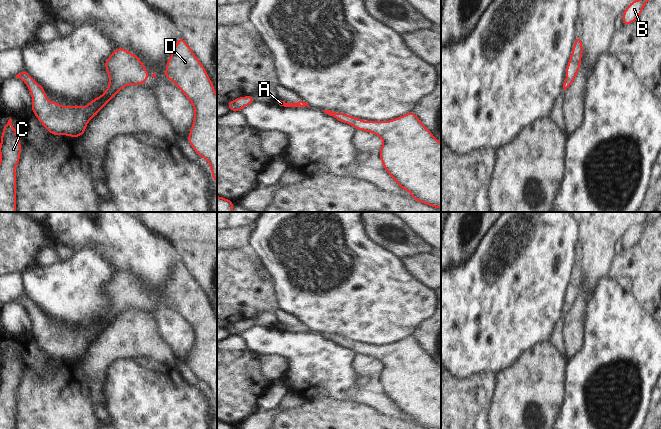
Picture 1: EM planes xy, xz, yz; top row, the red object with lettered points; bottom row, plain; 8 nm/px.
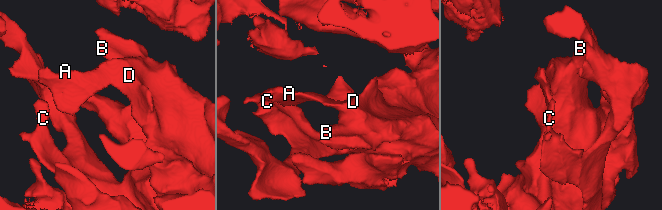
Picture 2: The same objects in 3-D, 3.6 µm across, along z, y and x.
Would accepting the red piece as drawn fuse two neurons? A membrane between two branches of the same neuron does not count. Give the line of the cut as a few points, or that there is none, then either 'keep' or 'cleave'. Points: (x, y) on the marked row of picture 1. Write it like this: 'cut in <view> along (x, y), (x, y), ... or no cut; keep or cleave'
no cut; keep

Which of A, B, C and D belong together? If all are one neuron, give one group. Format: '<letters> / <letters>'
A B C D

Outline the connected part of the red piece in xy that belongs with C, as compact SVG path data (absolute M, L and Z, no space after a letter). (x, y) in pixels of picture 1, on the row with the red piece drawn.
M12 119L3 127L0 144L0 212L16 211L16 173L21 153L18 130L11 125Z

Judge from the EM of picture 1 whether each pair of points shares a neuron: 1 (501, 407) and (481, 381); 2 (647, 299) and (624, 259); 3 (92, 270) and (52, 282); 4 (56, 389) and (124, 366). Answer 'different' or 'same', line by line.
1: different
2: same
3: same
4: different

